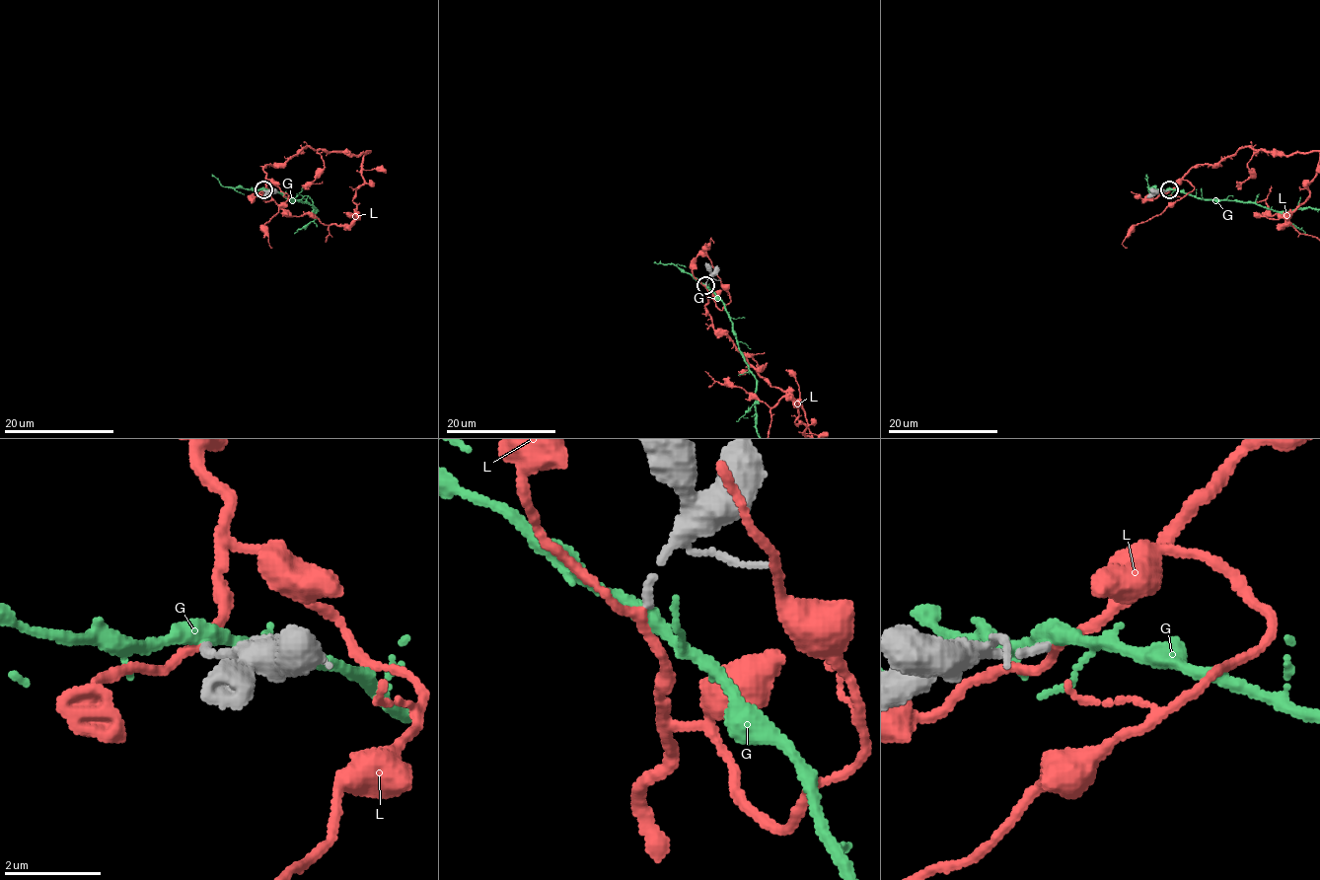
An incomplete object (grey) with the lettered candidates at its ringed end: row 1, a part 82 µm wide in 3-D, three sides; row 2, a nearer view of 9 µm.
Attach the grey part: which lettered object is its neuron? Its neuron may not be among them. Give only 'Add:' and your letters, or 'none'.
Add: L

